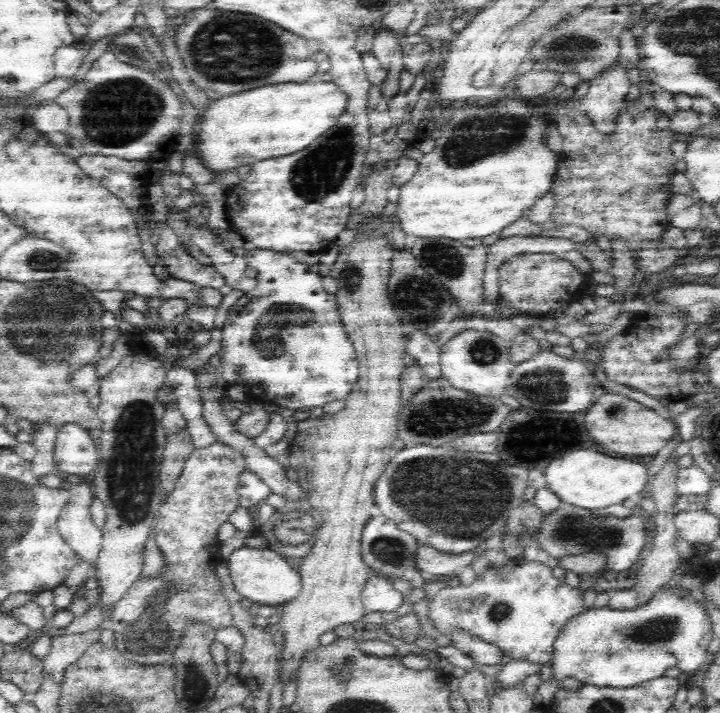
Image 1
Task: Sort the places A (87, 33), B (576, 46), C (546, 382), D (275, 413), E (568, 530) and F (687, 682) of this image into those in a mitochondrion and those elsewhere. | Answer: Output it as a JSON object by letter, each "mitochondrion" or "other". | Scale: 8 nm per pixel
{"A":"other","B":"mitochondrion","C":"mitochondrion","D":"other","E":"mitochondrion","F":"other"}

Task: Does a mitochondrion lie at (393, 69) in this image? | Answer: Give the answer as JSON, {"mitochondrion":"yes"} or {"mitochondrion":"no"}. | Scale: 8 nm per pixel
{"mitochondrion":"no"}

